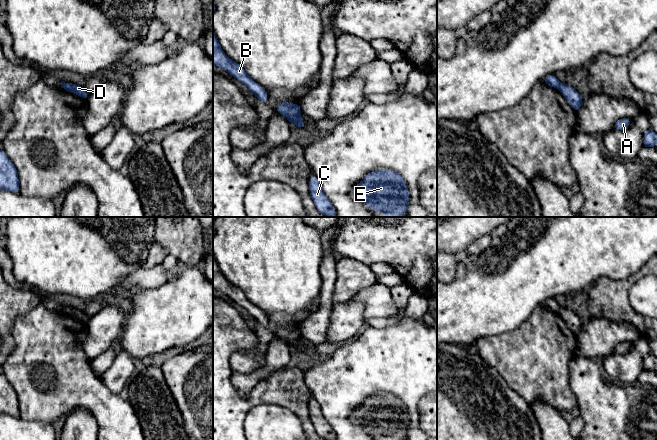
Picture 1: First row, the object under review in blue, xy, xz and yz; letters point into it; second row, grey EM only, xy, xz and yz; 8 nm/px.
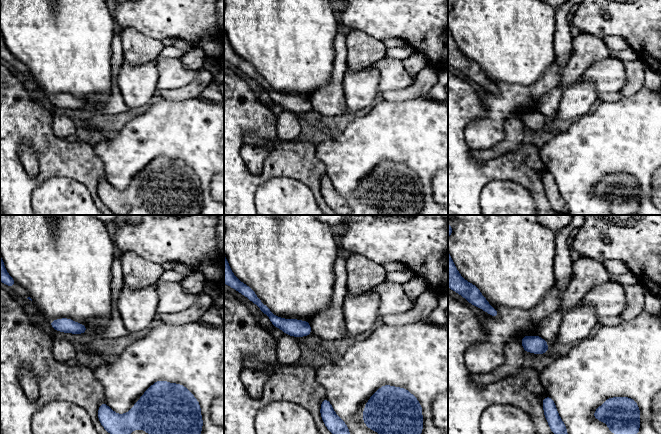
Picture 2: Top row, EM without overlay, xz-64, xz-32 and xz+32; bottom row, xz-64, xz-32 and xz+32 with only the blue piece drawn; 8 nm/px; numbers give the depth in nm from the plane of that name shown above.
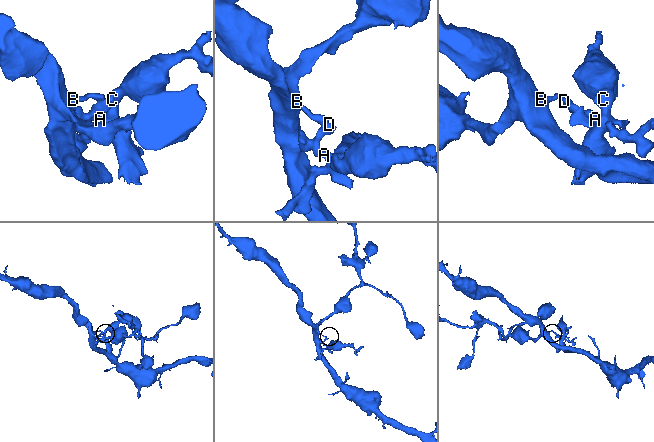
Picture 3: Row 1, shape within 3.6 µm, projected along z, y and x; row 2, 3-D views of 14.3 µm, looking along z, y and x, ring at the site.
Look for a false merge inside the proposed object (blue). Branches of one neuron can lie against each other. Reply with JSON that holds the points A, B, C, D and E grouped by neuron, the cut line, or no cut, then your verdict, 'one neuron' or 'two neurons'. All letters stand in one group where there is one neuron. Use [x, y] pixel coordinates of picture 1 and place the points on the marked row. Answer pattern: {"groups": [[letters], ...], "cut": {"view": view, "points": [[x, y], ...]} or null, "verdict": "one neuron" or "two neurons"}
{"groups": [["A", "C", "D", "E"], ["B"]], "cut": {"view": "xz", "points": [[299, 114], [287, 117]]}, "verdict": "two neurons"}

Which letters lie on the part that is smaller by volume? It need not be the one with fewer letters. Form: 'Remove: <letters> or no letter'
Remove: A, C, D, E

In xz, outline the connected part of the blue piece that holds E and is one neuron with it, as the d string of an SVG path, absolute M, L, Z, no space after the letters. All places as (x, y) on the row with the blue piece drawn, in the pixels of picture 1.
M374 170L354 189L354 198L367 204L373 213L402 217L407 213L409 189L404 178L393 170Z

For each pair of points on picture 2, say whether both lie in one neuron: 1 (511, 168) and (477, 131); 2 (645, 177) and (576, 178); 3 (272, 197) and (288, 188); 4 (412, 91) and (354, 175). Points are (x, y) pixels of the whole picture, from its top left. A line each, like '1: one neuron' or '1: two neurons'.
1: two neurons
2: one neuron
3: one neuron
4: two neurons

